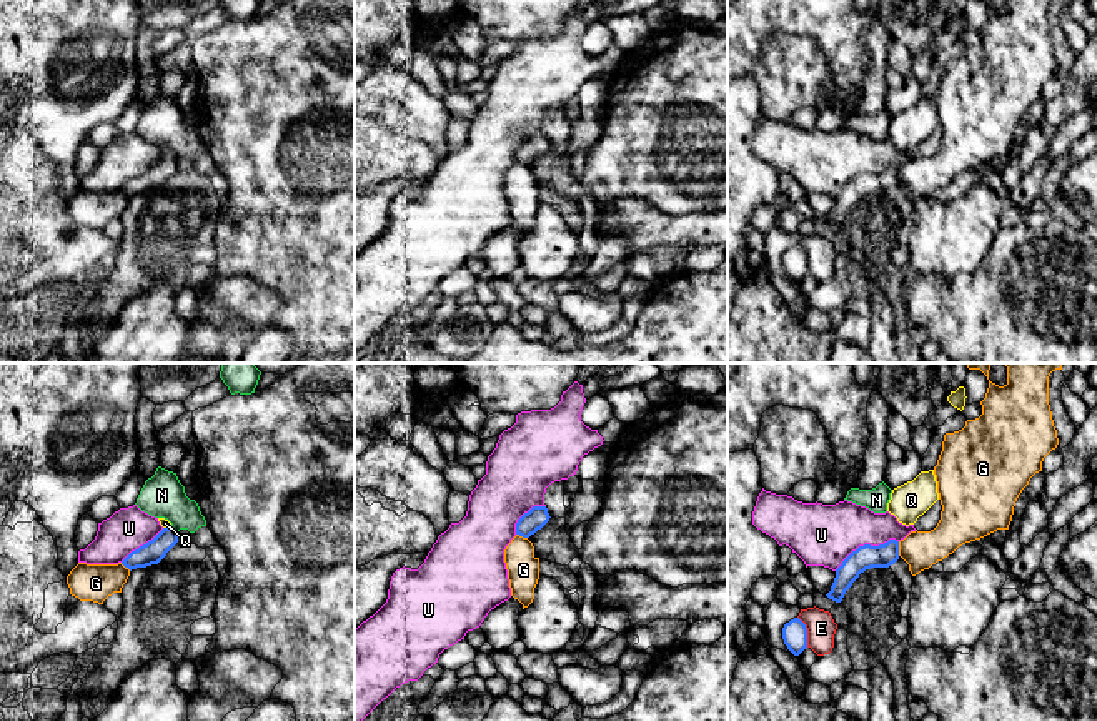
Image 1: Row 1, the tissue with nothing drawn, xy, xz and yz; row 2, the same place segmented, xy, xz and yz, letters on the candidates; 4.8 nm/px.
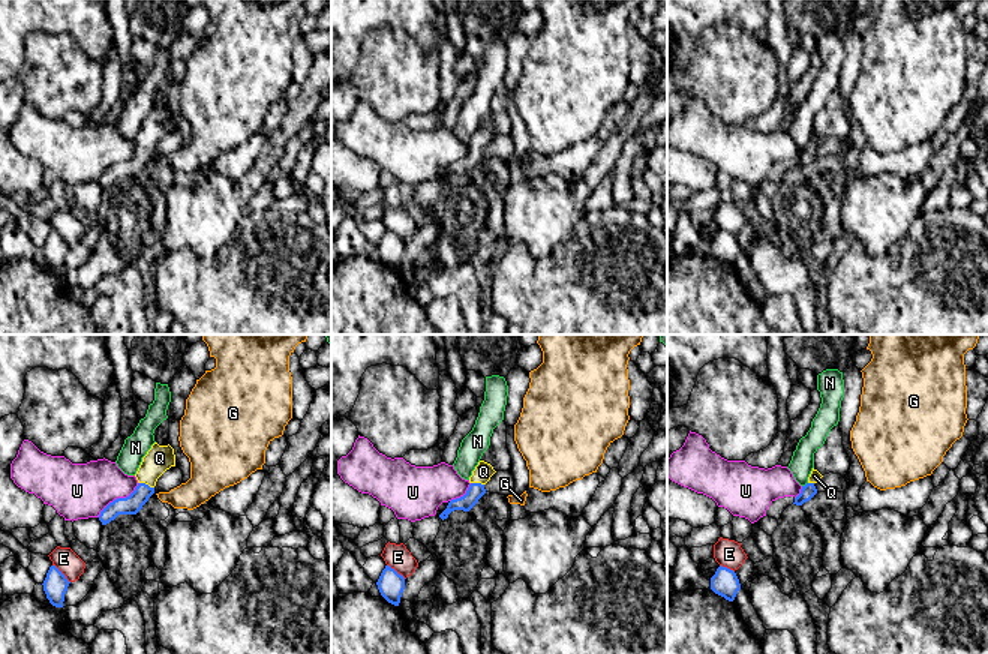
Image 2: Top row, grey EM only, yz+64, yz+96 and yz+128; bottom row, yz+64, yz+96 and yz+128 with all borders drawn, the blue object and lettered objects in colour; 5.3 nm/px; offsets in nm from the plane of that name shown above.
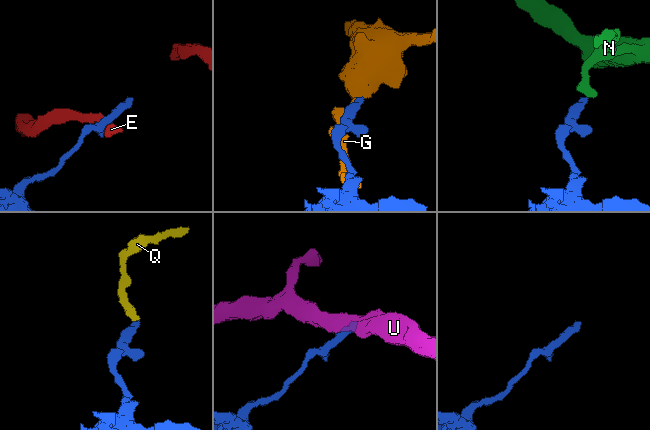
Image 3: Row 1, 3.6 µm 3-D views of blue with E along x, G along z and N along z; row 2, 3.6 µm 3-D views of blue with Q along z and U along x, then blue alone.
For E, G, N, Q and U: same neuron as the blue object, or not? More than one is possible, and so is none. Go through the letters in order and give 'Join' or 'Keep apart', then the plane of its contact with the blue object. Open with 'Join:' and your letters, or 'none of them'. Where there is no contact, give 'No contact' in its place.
Join: Q
E: Keep apart. Touches blue in yz
G: Keep apart. Touches blue in yz
N: Keep apart. Touches blue in xy
Q: Join. Touches blue in xy
U: Keep apart. Touches blue in yz

